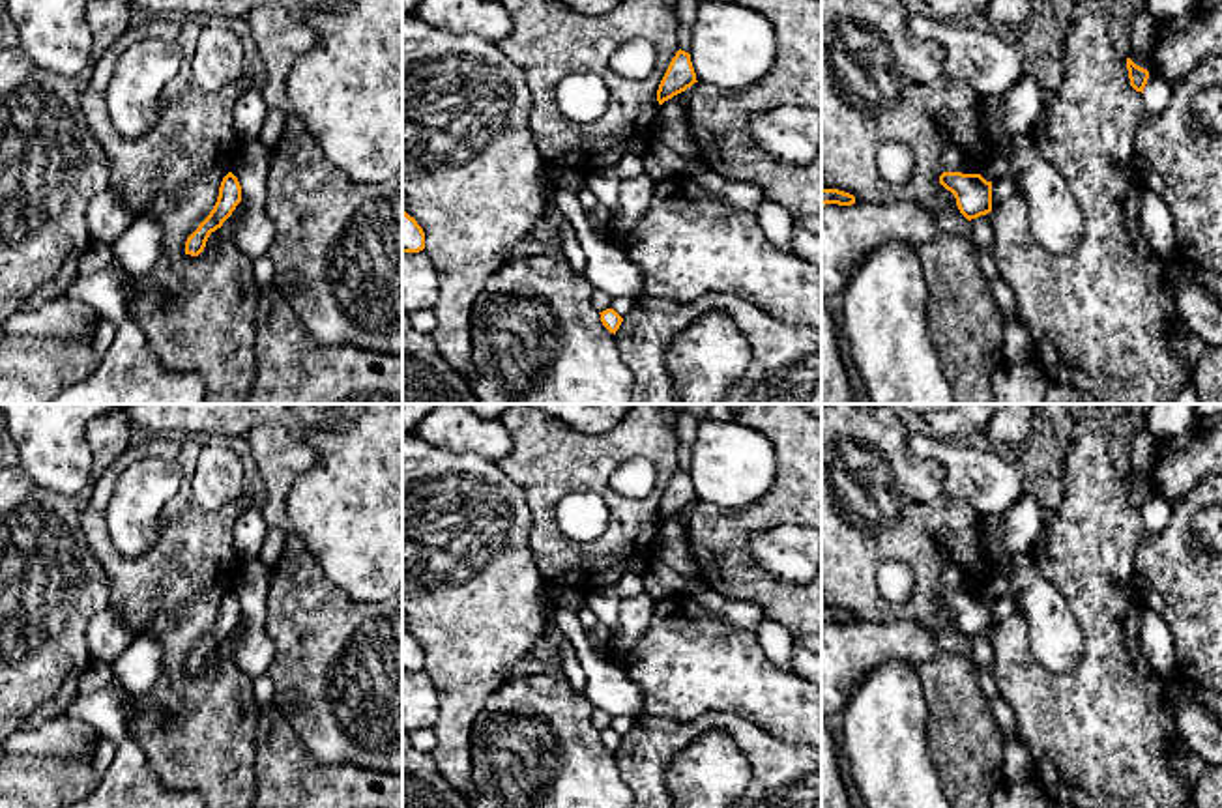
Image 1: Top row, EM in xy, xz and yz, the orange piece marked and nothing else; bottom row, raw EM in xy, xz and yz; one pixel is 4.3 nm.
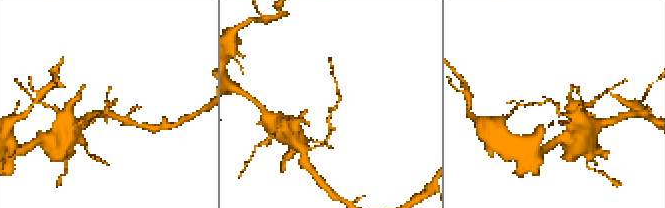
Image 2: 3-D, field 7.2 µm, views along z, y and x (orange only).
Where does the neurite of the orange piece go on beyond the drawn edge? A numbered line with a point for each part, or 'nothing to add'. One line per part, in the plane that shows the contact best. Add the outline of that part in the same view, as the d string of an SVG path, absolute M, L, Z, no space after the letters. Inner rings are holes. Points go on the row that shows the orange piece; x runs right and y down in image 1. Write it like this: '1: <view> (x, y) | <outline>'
nothing to add

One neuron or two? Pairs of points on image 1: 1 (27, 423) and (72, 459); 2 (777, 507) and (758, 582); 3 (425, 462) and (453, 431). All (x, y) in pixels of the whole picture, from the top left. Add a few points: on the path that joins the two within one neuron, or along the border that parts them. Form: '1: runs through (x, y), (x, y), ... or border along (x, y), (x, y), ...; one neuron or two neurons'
1: runs through (38, 427), (60, 449); one neuron
2: runs through (756, 520), (741, 535), (741, 562); one neuron
3: border along (421, 438), (446, 451), (476, 453), (480, 457); two neurons

